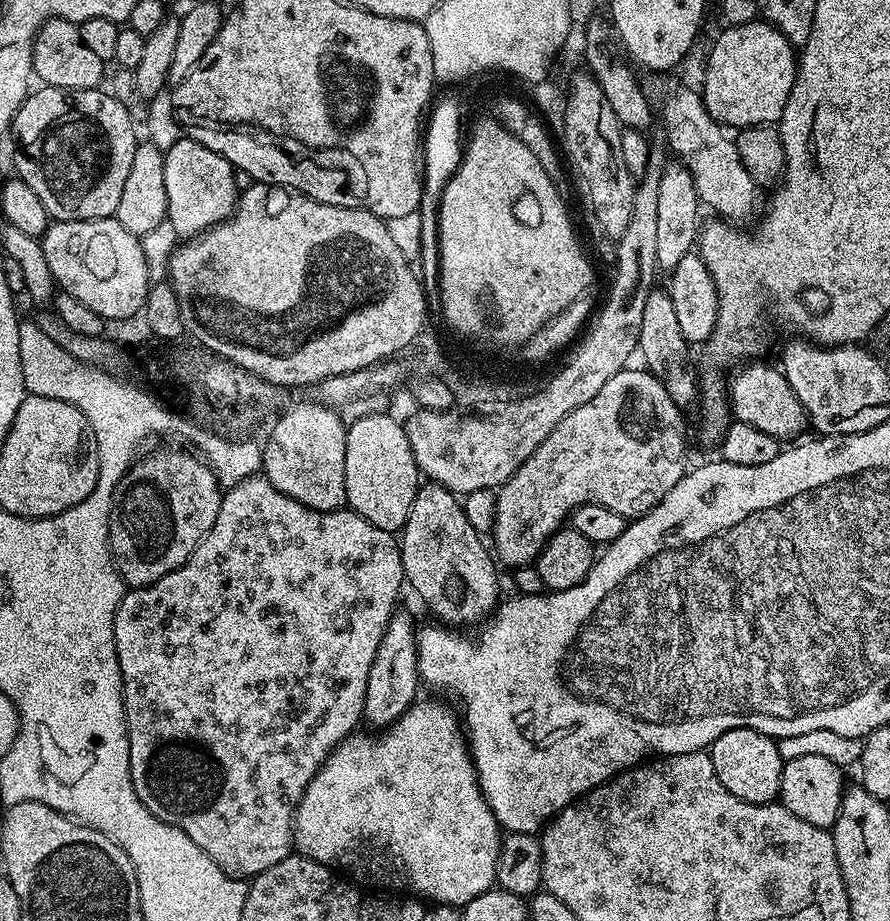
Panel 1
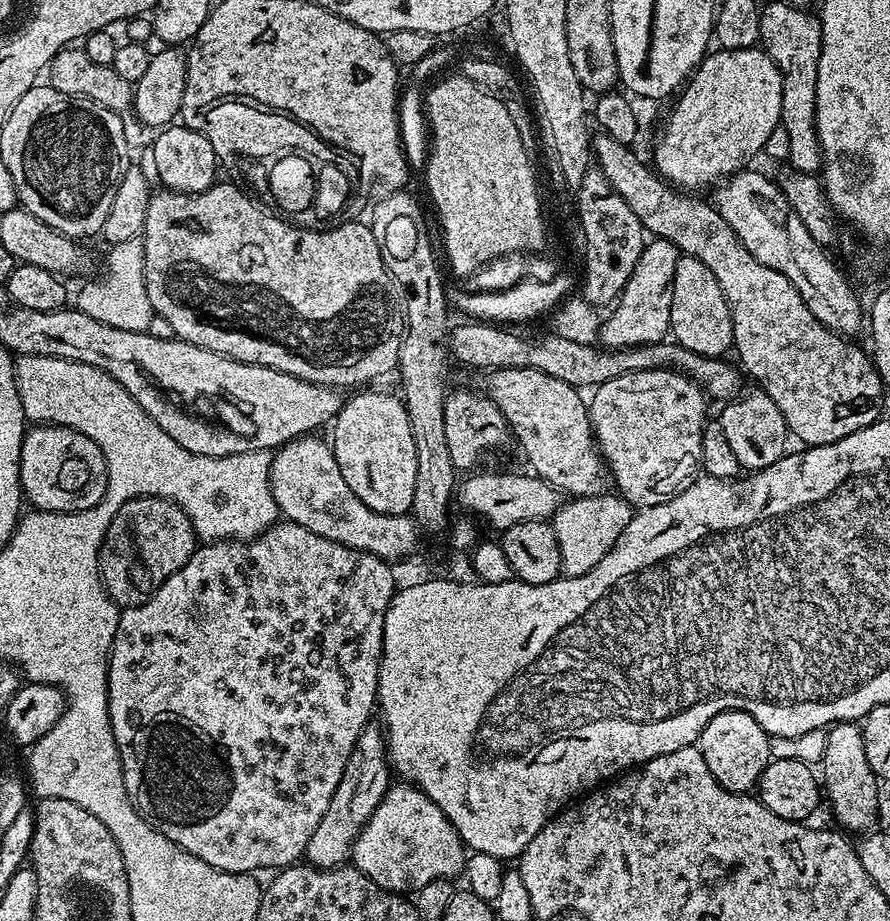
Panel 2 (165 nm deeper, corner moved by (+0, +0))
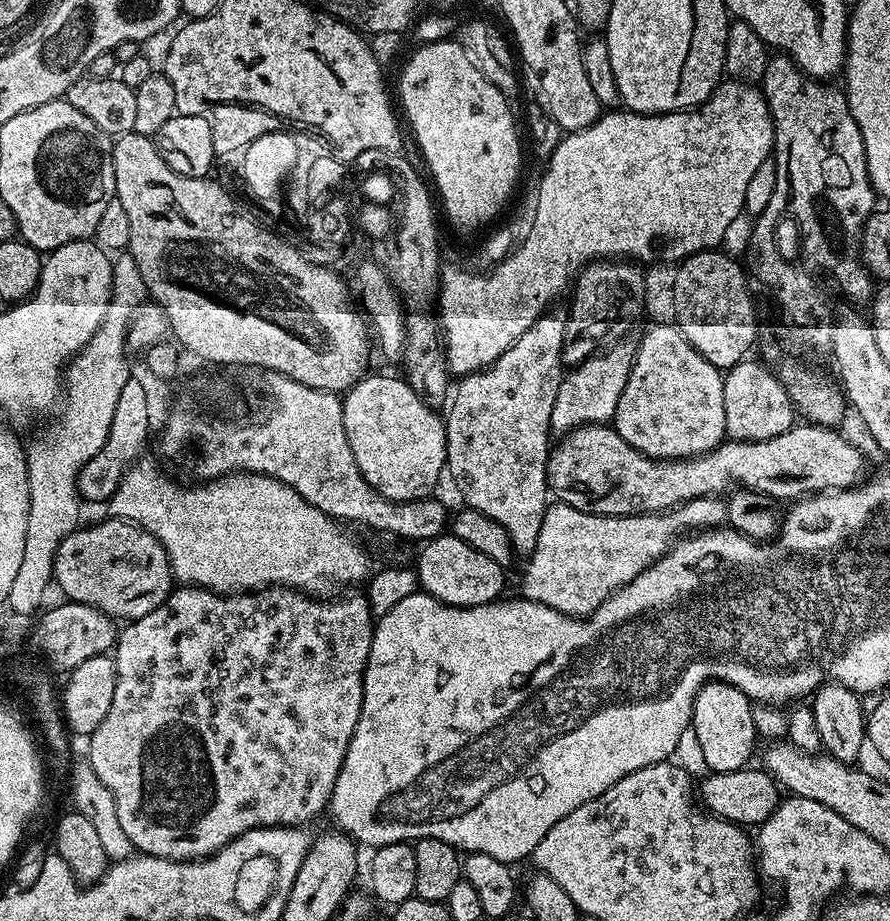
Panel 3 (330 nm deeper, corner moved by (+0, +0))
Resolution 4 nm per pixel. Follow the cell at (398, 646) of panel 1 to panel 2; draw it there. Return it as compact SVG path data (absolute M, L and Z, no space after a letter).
M370 722L362 734L358 734L356 748L350 750L350 758L346 758L342 782L338 782L338 790L334 790L334 798L330 798L330 806L326 806L322 822L318 822L318 830L314 830L314 838L310 838L307 863L314 868L339 868L351 861L354 842L389 790L388 772L390 776L388 742L384 729L379 723Z

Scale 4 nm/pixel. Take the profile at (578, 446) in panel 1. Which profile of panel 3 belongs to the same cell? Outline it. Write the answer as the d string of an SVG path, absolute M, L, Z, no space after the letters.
M675 323L656 324L636 344L636 361L618 410L616 433L634 450L655 460L688 460L717 448L726 436L726 410L722 406L724 378L686 338Z

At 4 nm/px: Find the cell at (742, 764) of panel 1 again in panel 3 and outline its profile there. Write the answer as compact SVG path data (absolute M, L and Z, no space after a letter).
M712 680L698 690L692 707L691 735L696 735L696 744L700 747L700 756L708 767L709 773L733 772L745 767L756 748L758 737L752 715L753 701L749 700L742 690L724 683L722 680Z

